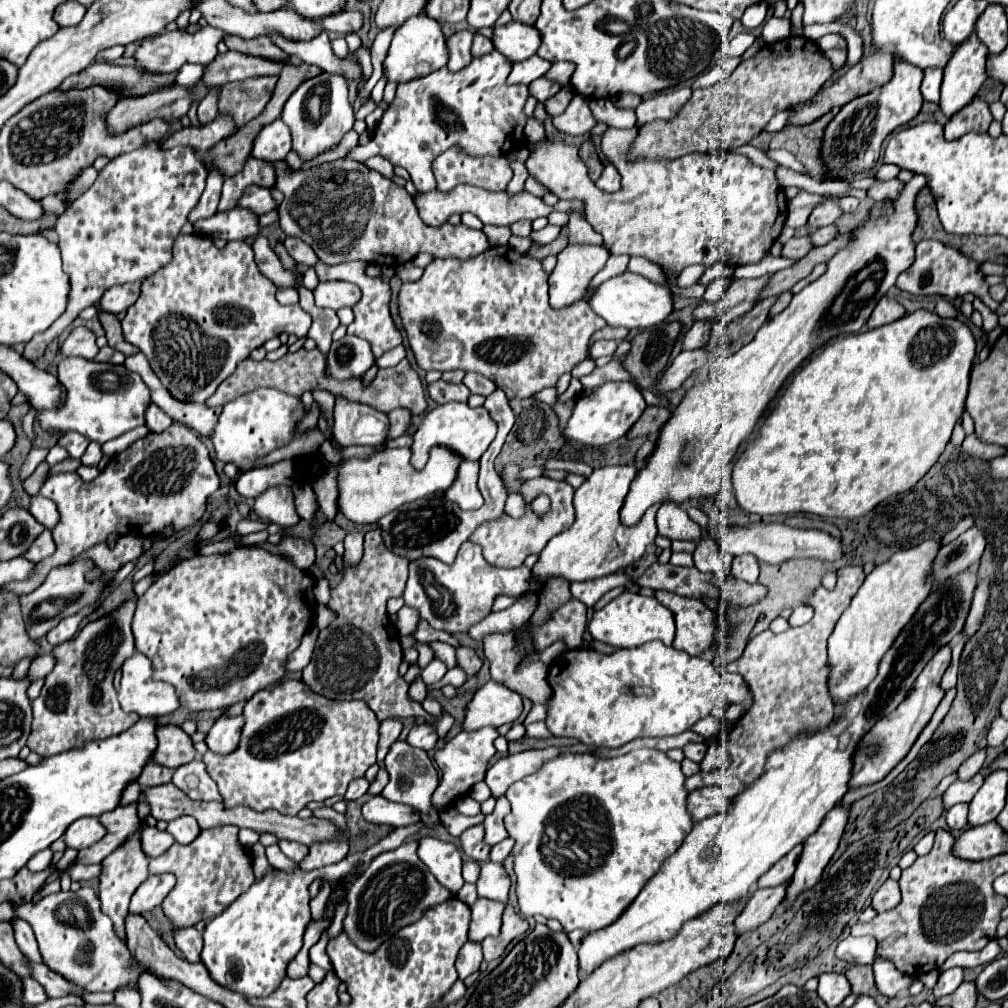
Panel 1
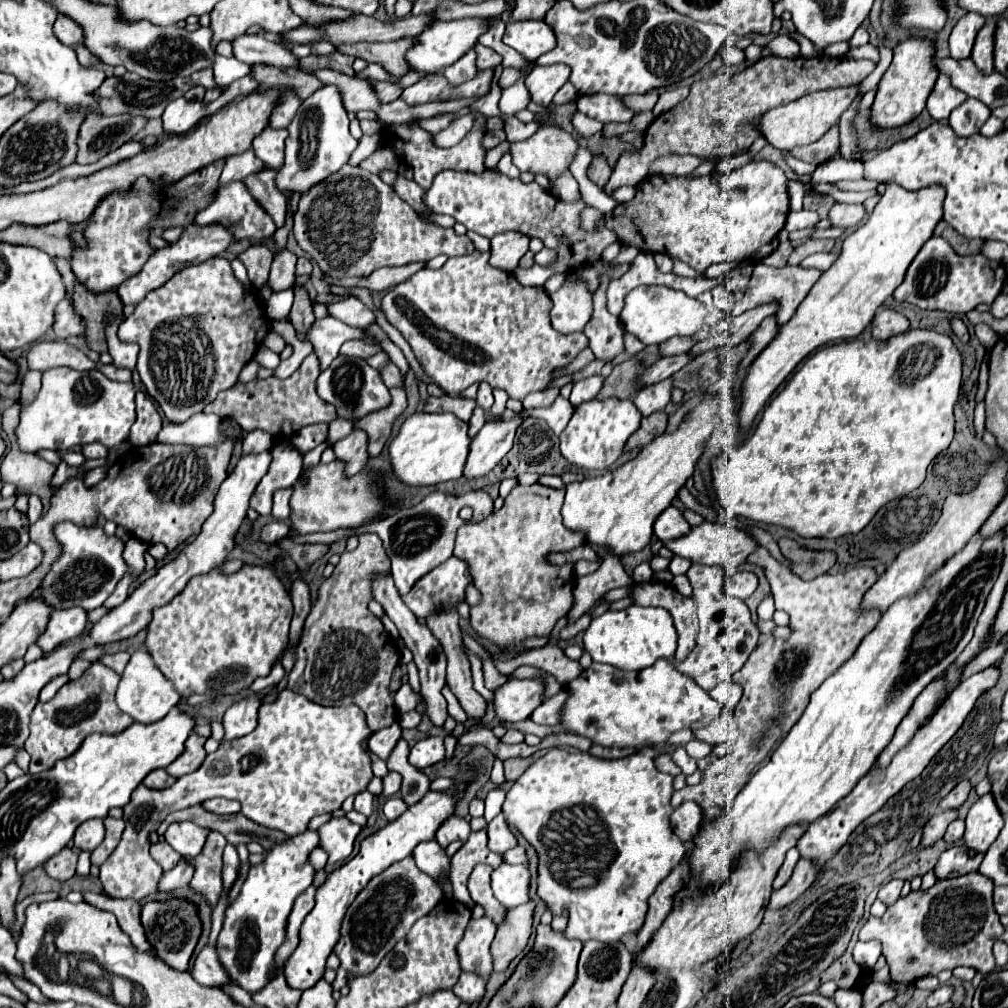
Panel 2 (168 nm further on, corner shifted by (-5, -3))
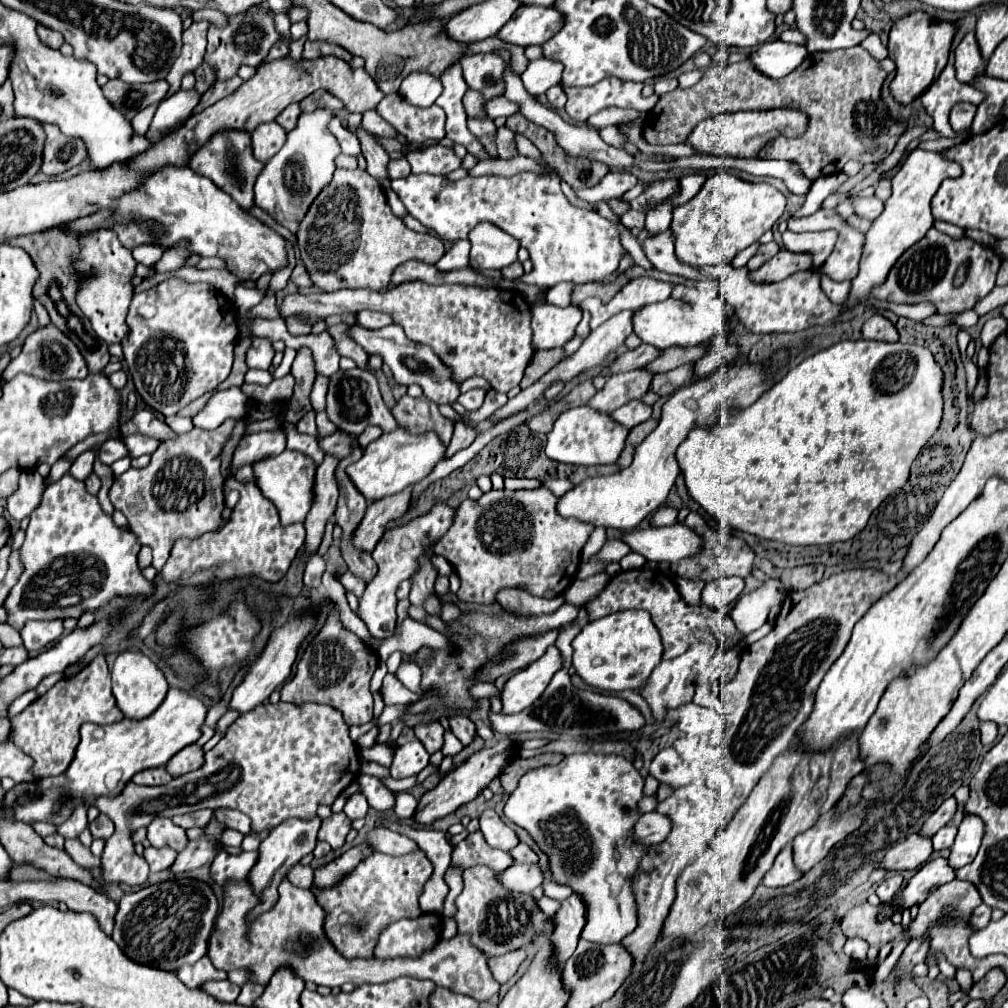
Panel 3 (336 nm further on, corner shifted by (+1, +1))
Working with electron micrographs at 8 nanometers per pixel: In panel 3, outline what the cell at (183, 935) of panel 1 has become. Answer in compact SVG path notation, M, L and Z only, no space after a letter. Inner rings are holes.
M227 978L225 980L215 980L215 982L207 982L207 986L203 986L205 992L209 992L211 996L215 996L217 1000L221 1002L235 1002L241 988L233 982L229 982Z

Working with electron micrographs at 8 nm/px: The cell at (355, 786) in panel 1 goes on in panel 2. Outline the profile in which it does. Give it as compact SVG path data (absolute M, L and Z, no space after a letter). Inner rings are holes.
M367 790L355 796L355 810L361 812L361 814L365 814L367 818L371 816L371 812L373 812L373 796Z

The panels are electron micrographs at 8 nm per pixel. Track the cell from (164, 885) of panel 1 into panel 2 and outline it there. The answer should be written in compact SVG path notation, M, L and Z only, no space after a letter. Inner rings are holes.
M179 860L179 864L173 870L163 874L163 878L159 882L159 890L169 892L173 888L183 888L191 882L191 878L193 878L193 864L187 860Z

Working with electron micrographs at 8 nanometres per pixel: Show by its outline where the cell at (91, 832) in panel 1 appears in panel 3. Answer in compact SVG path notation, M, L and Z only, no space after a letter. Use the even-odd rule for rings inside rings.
M77 806L71 814L71 818L67 822L63 822L61 826L57 826L57 832L63 838L79 838L79 834L89 826L87 822L87 808L85 806Z

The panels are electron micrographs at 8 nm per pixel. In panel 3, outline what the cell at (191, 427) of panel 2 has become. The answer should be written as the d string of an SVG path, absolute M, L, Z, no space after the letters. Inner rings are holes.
M169 416L165 418L165 422L169 424L169 428L175 434L187 434L193 430L193 418L183 418L183 416Z

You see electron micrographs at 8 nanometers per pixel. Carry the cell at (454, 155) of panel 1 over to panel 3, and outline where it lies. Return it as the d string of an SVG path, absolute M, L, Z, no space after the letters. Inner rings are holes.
M521 172L511 178L469 176L451 182L441 174L409 174L407 178L391 180L391 188L399 194L409 214L443 240L467 238L481 222L495 224L517 238L519 244L529 250L533 262L533 270L517 278L517 282L523 284L551 288L563 280L575 284L605 280L617 272L625 252L617 224L595 210L573 206L563 194L557 176Z

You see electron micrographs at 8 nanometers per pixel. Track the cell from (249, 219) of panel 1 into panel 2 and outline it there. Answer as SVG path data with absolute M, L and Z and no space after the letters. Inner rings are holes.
M189 224L181 238L175 242L175 244L169 244L161 250L155 250L149 260L145 262L145 266L131 278L127 278L121 286L119 286L119 296L125 304L139 304L151 290L163 286L171 276L175 276L177 272L181 272L187 264L199 264L199 262L205 262L209 258L215 258L219 254L223 254L229 246L229 234L225 234L225 230L221 230L221 226L205 226L205 228L199 228L199 226L193 226Z

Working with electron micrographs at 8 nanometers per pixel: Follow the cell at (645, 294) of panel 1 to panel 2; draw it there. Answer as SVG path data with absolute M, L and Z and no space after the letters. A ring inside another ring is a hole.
M639 286L637 290L633 290L633 294L627 294L619 326L649 346L649 344L661 344L673 336L697 334L703 328L707 316L709 310L705 304L677 290L669 290L667 286Z

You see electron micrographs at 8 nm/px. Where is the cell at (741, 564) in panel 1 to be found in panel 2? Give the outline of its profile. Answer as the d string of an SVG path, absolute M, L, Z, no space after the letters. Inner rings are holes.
M737 572L729 580L725 580L723 594L739 600L747 600L757 588L757 576L751 572Z

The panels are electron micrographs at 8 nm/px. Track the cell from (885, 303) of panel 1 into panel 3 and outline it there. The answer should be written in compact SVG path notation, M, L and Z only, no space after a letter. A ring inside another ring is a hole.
M873 314L863 324L863 338L865 340L883 340L883 342L897 342L899 334L897 328L881 314Z

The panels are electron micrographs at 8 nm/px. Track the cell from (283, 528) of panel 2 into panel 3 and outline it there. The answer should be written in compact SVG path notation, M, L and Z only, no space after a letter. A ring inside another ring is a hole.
M231 480L229 486L241 492L241 500L233 508L231 518L219 530L207 532L201 538L179 538L171 550L167 564L163 566L163 576L167 582L207 584L215 578L233 578L247 574L259 574L269 582L277 582L289 570L299 546L305 540L303 524L283 526L279 522L275 504L267 500L267 496L263 496L263 492L255 484L245 486L237 480Z

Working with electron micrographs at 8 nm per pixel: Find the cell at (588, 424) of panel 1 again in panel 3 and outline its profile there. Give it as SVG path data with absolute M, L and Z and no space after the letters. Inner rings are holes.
M577 406L559 416L553 430L547 434L545 454L563 464L579 464L579 466L599 466L599 464L613 464L617 462L625 438L629 430L623 430L619 422L611 418L611 412L601 412L591 406Z

